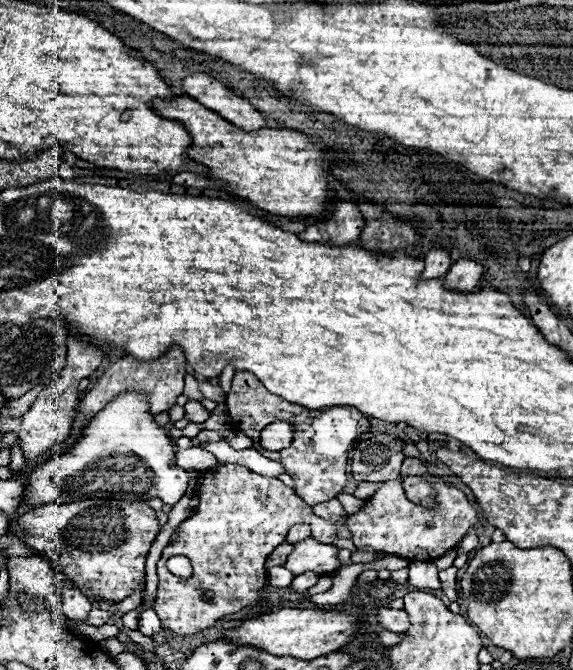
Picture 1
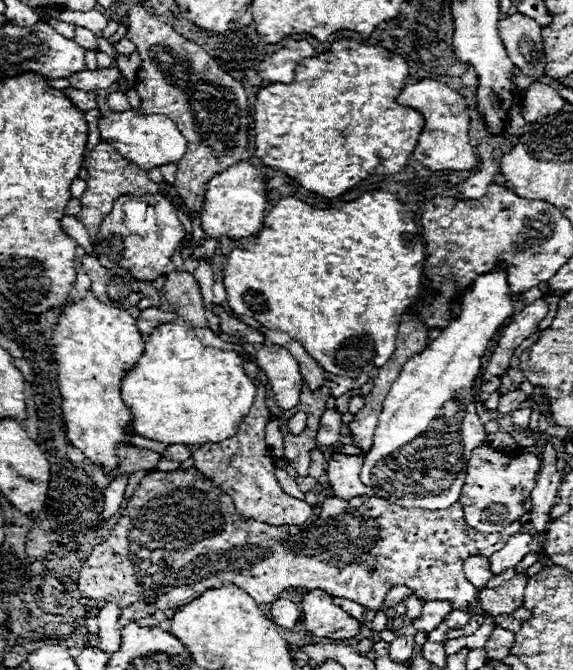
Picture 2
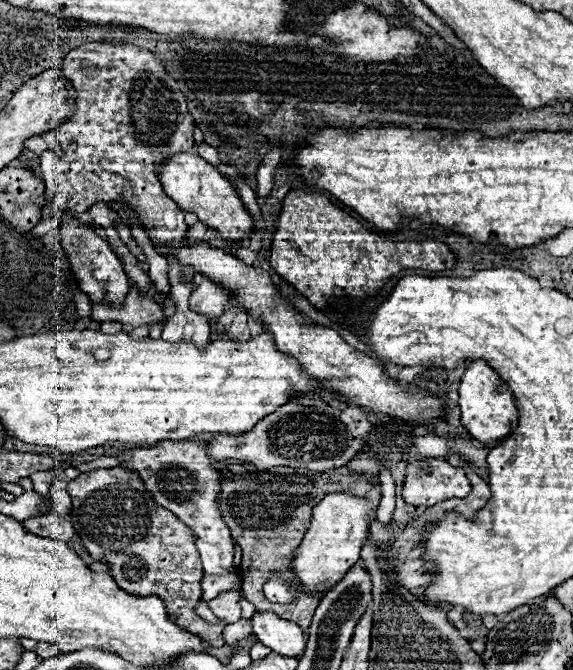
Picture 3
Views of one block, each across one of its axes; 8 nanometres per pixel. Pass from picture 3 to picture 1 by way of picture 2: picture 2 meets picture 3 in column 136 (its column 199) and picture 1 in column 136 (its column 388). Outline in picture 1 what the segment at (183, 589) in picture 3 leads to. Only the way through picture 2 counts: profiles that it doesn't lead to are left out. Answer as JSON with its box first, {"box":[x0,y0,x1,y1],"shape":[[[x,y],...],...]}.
{"box":[18,500,160,602],"shape":[[[82,500],[72,504],[44,504],[32,512],[18,516],[20,528],[28,532],[26,544],[32,546],[52,568],[64,572],[72,582],[86,584],[102,598],[110,602],[120,602],[136,590],[144,590],[146,582],[146,558],[152,542],[160,534],[158,516],[154,508],[146,502],[126,502],[126,500]]]}

